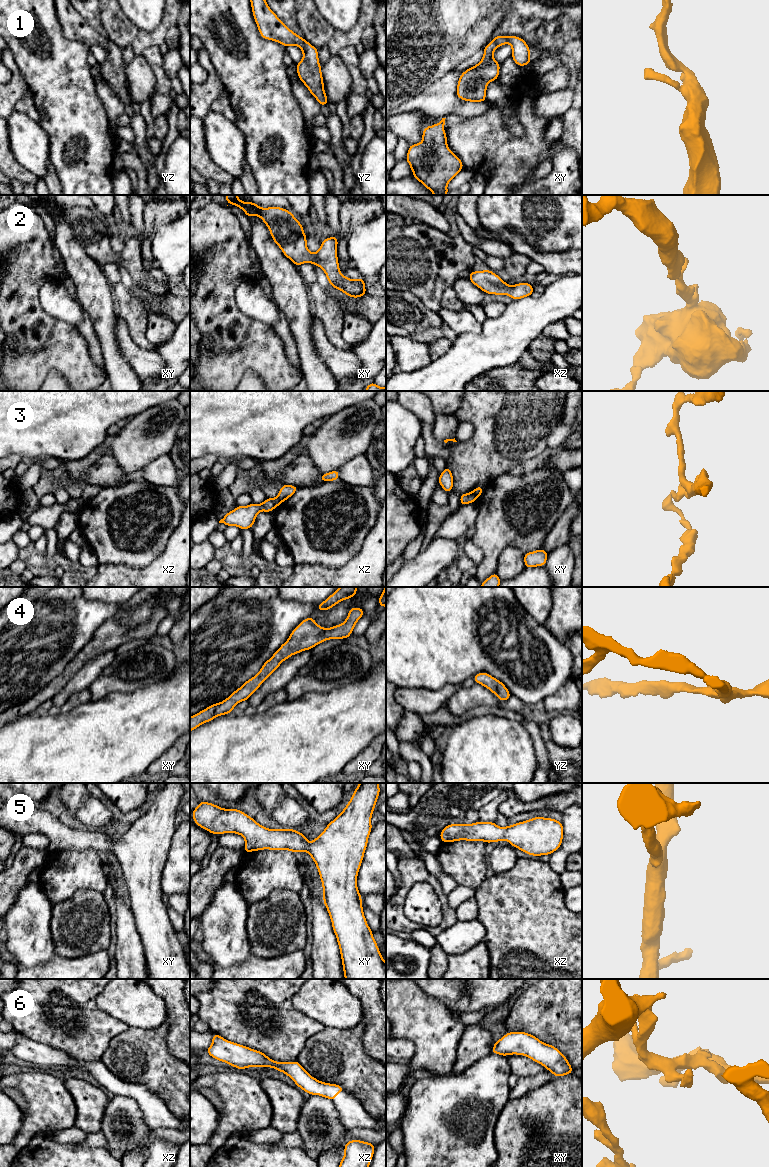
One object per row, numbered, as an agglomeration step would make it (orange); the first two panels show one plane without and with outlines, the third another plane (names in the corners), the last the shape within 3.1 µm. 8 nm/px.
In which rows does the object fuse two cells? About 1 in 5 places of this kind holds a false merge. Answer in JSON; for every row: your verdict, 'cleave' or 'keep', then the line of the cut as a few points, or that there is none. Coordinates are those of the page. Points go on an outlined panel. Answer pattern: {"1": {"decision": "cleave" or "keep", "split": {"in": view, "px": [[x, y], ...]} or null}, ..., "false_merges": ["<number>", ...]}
{"1": {"decision": "keep", "split": null}, "2": {"decision": "keep", "split": null}, "3": {"decision": "cleave", "split": {"in": "xy", "px": [[472, 492], [476, 498]]}}, "4": {"decision": "keep", "split": null}, "5": {"decision": "keep", "split": null}, "6": {"decision": "keep", "split": null}, "false_merges": ["3"]}

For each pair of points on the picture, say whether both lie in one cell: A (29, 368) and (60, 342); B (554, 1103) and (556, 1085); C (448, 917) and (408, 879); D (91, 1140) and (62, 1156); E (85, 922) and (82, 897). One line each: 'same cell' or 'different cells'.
A: same cell
B: same cell
C: same cell
D: different cells
E: same cell

